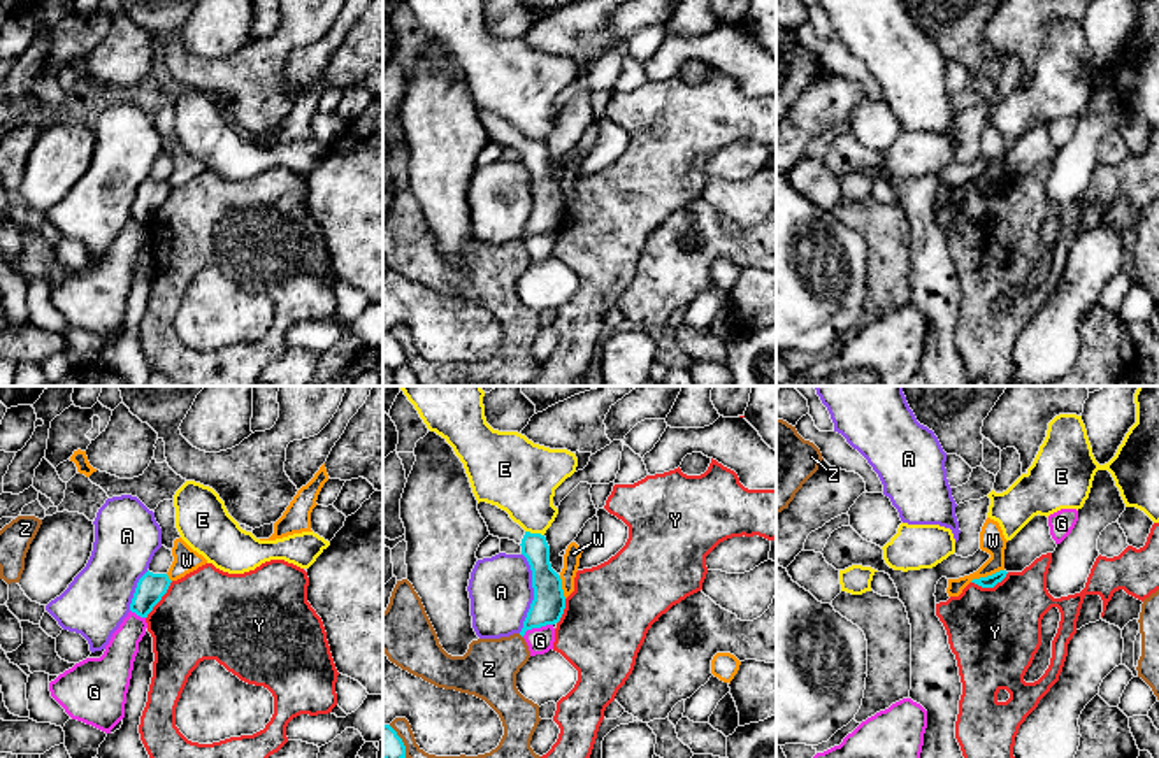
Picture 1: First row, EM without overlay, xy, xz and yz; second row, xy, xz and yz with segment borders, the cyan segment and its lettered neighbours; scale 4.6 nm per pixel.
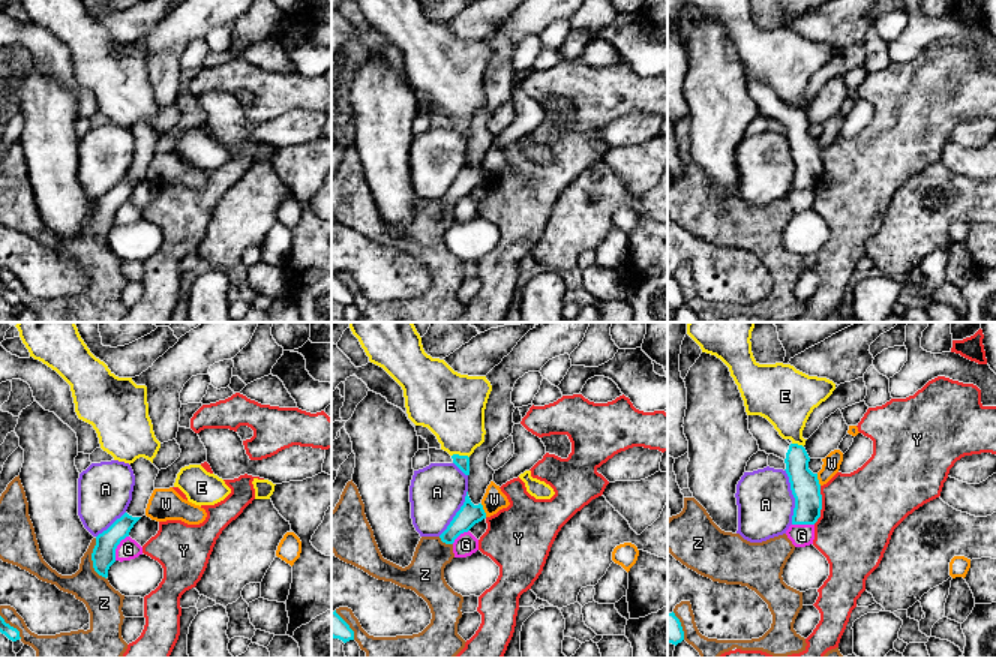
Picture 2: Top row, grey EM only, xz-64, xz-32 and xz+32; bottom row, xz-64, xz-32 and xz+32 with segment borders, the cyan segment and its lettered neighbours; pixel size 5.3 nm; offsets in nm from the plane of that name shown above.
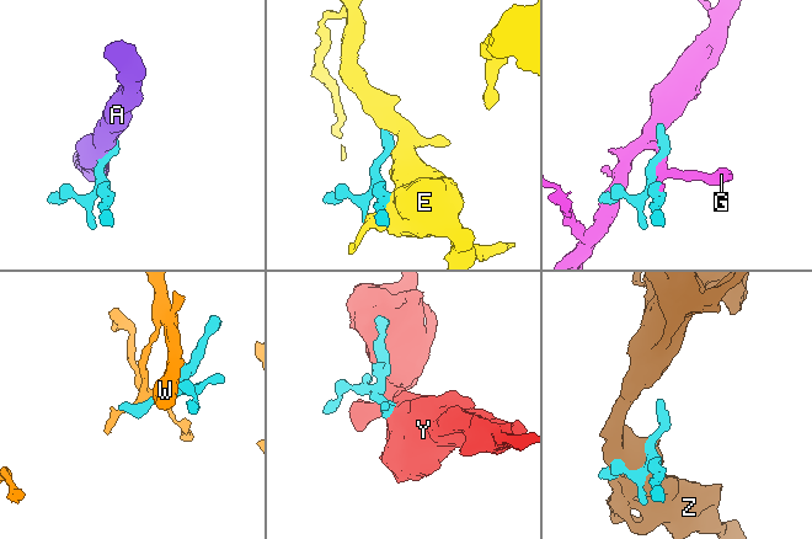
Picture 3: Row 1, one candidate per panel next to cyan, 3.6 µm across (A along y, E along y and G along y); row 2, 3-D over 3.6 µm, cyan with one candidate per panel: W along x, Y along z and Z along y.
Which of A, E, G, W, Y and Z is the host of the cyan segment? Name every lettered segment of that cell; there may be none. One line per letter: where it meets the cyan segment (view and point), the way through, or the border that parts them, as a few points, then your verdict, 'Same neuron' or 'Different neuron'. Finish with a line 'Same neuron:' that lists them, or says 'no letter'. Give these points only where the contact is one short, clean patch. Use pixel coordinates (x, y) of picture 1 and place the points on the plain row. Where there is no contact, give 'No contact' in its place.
A: Touches cyan at xz (534, 200). Boundary: xz (522, 160), (531, 178), (532, 209), (518, 239). Different neuron
E: Touches cyan at xz (534, 141). Different neuron
G: Touches cyan at xz (536, 234). Different neuron
W: Touches cyan at yz (987, 183). Boundary: yz (1003, 176), (970, 188). Different neuron
Y: Touches cyan at yz (989, 193). Different neuron
Z: Touches cyan at xz (401, 348). Different neuron
Same neuron: no letter

